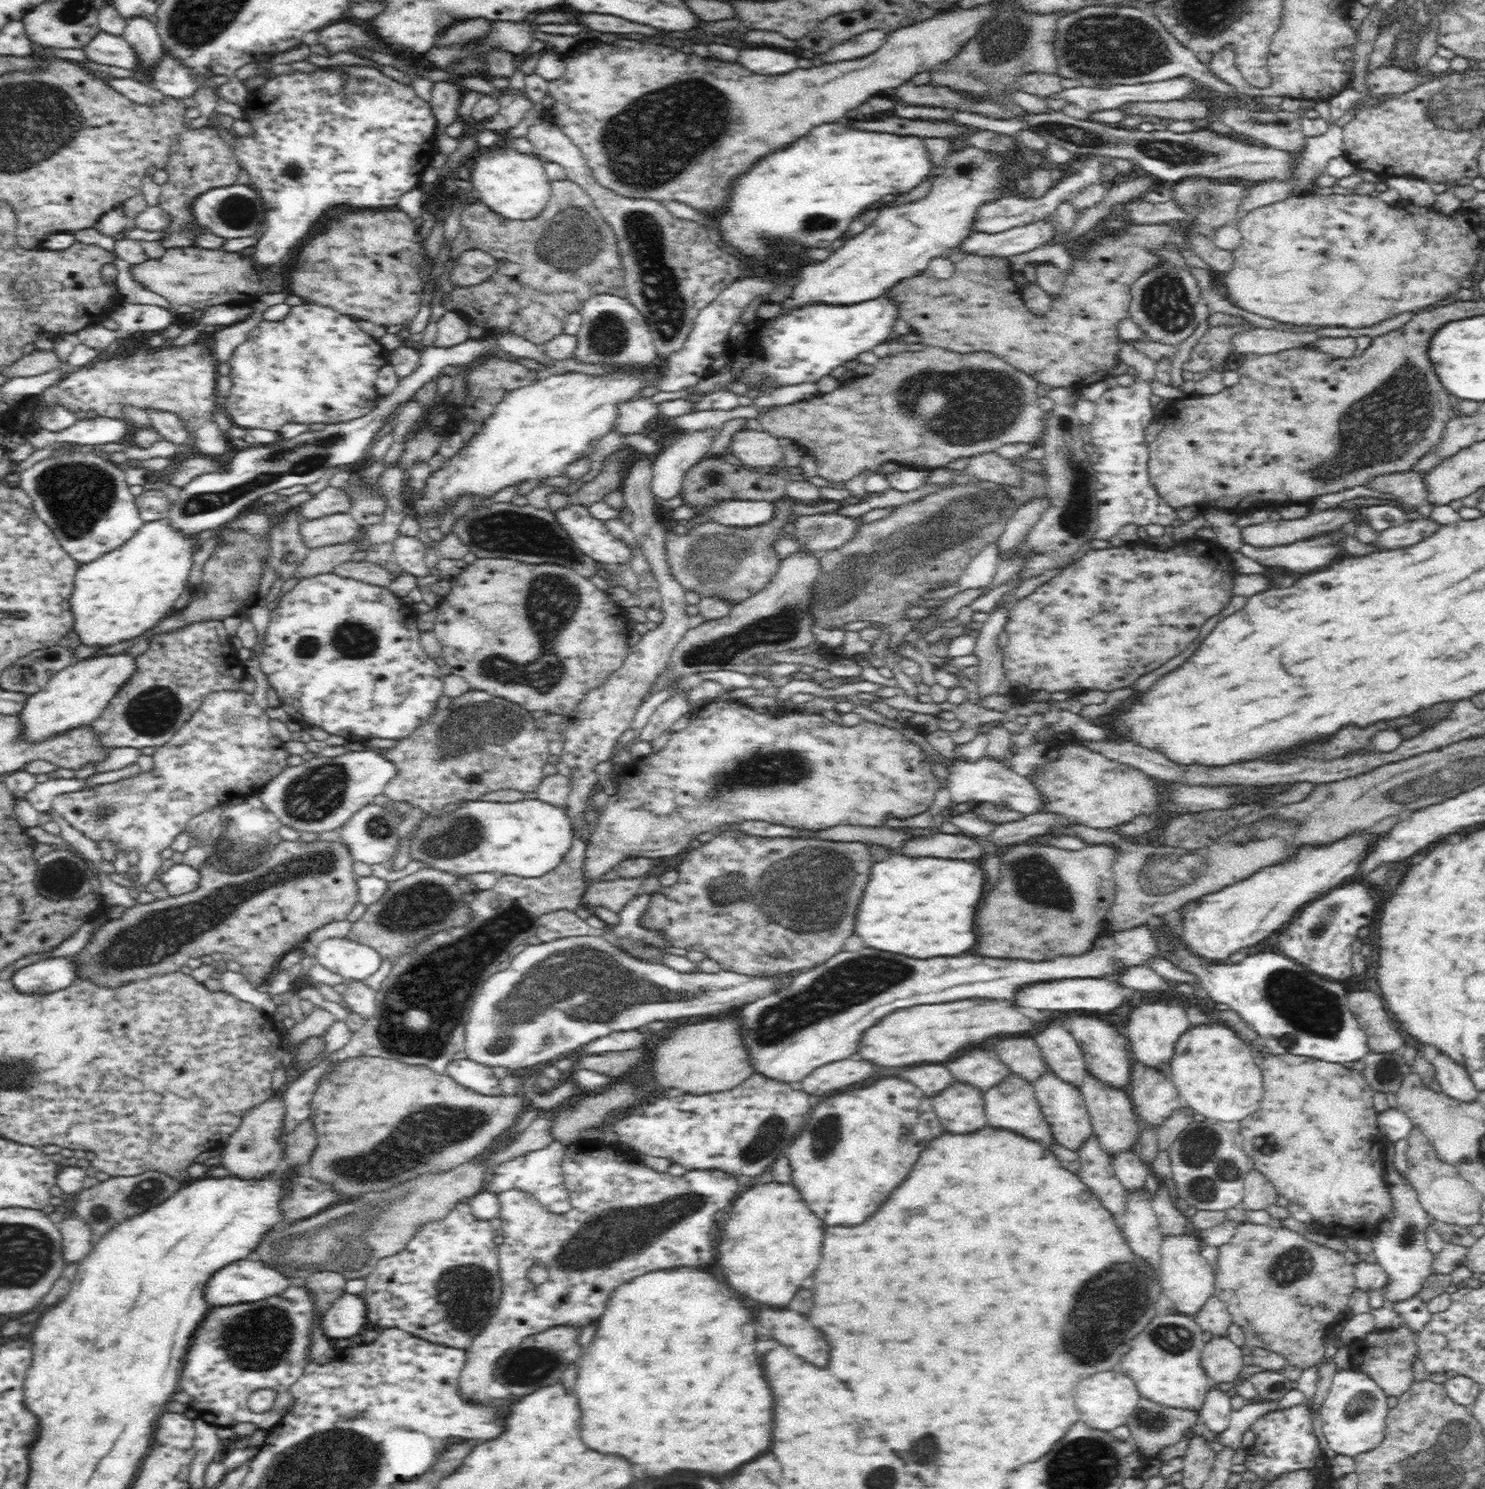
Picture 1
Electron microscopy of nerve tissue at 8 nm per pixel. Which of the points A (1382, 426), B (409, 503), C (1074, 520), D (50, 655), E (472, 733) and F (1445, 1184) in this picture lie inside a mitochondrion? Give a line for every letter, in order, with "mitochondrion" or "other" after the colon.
A: mitochondrion
B: other
C: mitochondrion
D: other
E: mitochondrion
F: other

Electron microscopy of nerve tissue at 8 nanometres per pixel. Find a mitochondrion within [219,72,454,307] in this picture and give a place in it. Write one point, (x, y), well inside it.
(292, 171)

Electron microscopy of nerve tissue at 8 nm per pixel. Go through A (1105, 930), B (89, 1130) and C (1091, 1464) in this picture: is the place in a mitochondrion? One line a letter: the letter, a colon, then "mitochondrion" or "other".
A: other
B: other
C: mitochondrion

